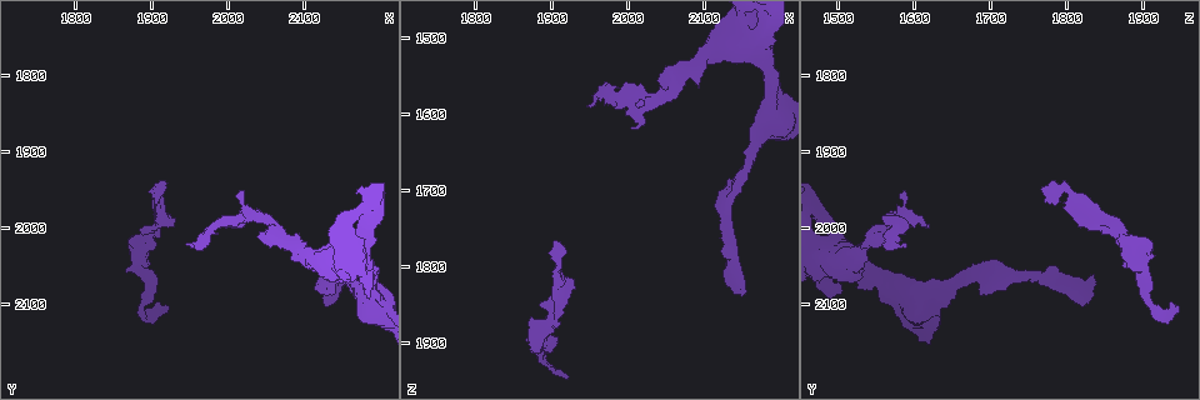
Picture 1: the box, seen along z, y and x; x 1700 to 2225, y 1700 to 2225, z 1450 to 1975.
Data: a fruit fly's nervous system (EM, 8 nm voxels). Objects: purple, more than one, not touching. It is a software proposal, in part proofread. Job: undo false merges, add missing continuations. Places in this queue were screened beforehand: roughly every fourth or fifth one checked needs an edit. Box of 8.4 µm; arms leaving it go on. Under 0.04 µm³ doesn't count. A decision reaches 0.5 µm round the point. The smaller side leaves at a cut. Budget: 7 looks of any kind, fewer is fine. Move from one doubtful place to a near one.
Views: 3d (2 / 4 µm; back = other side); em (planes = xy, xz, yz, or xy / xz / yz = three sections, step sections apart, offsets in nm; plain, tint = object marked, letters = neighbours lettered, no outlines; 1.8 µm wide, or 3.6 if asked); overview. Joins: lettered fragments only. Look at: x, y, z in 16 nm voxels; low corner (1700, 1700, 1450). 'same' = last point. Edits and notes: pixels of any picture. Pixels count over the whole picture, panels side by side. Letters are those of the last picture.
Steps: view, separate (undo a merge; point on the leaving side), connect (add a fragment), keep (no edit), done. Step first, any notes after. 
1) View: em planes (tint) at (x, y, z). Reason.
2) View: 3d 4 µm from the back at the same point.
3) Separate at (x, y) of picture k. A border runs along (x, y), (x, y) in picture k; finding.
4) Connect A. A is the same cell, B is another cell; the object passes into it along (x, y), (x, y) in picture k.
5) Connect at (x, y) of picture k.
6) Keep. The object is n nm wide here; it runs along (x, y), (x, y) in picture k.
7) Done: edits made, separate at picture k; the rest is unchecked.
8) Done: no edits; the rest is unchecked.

View: 3d 2 µm at (1890, 2055, 1905). Sudden change in width.

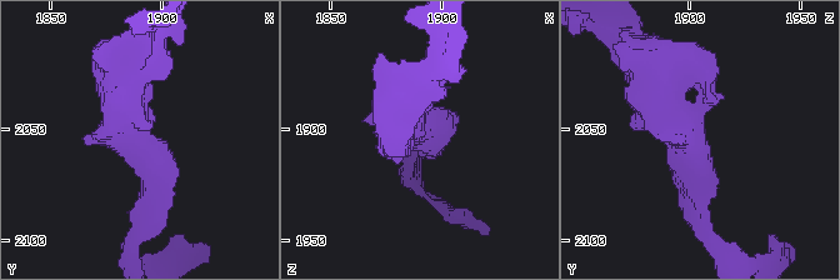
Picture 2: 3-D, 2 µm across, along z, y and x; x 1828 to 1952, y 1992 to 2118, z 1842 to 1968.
View: em planes (plain) at (1887, 2059, 1902).

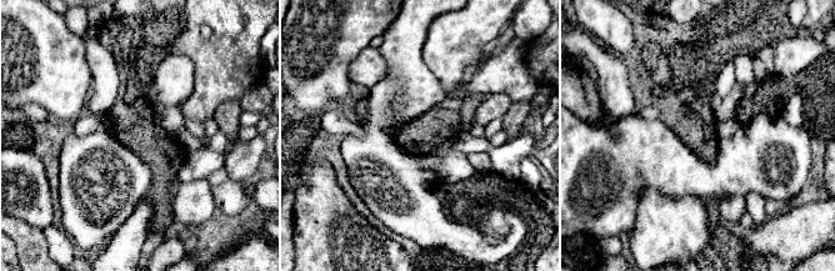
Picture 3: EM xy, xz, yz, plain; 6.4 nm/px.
View: em planes (letters) at the same point. What lies round it.

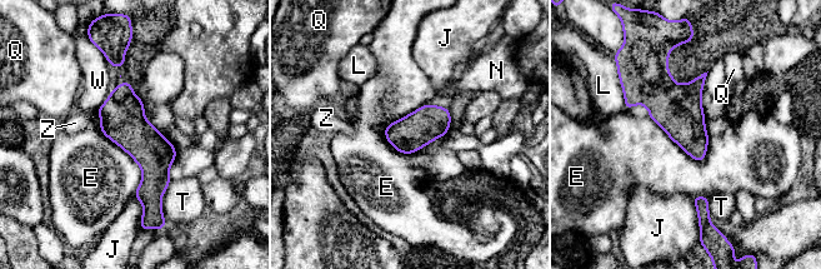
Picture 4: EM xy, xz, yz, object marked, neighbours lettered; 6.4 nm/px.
Keep. The object is 220 nm wide here; E, J, L, N, Q, T, W and Z are other cells; it runs along (125, 85), (149, 208) in picture 4; continuous, no second cell.

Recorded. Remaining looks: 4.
View: 3d 4 µm at (1905, 1960, 1775). An open end.

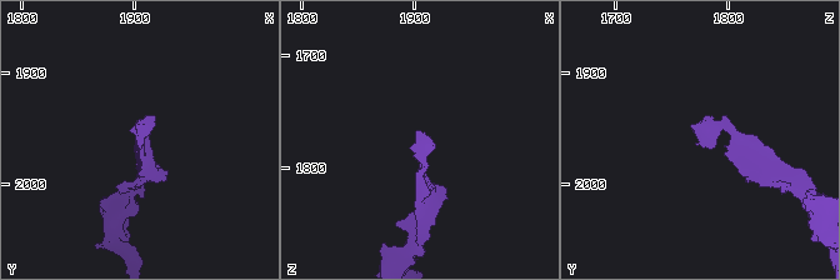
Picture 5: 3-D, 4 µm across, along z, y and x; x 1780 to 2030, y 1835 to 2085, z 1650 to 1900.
View: em planes (plain) at (1910, 1960, 1772). Now the EM.

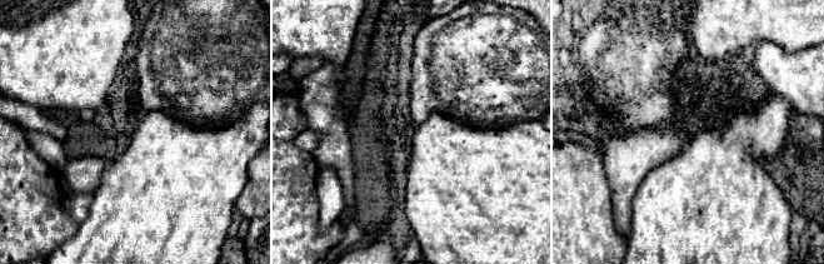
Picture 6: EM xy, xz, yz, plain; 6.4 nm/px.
View: em planes (letters) at the same point.

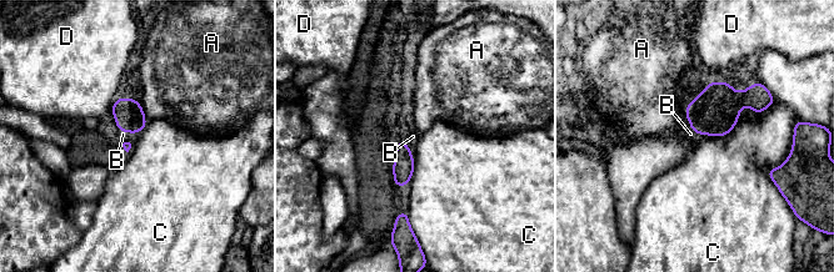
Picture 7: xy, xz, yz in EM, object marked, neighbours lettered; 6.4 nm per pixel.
Connect B. The object is 120 nm wide here; B is the same cell, A, C and D are other cells; the cell continues.

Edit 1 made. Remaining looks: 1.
Done: edits made, connect at picture 7; the rest is unchecked.

